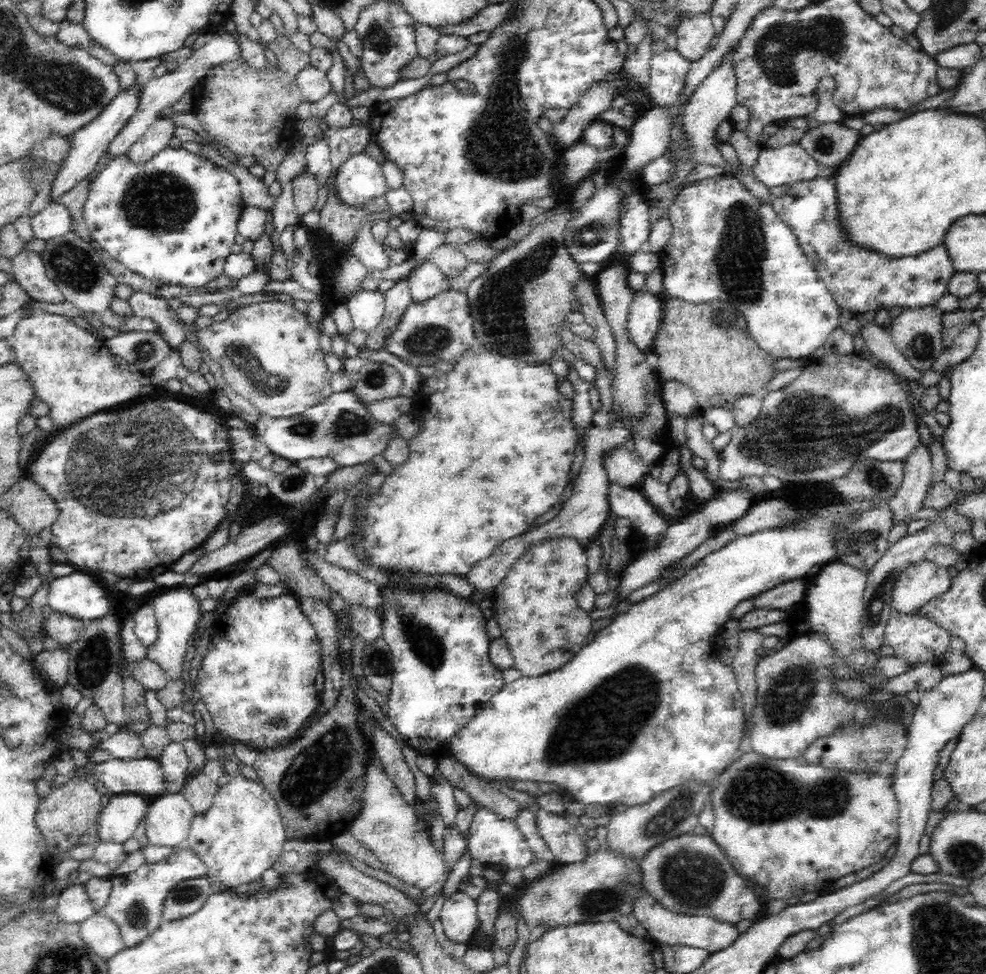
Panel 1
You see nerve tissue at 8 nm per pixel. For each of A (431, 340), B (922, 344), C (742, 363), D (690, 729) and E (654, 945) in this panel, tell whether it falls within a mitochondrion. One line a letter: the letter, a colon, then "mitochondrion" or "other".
A: mitochondrion
B: mitochondrion
C: other
D: other
E: other

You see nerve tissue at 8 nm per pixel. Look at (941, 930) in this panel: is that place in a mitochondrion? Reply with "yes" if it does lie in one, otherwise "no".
yes

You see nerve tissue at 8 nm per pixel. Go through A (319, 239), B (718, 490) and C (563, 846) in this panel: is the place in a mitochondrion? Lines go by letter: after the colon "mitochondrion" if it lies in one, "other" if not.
A: other
B: other
C: other

